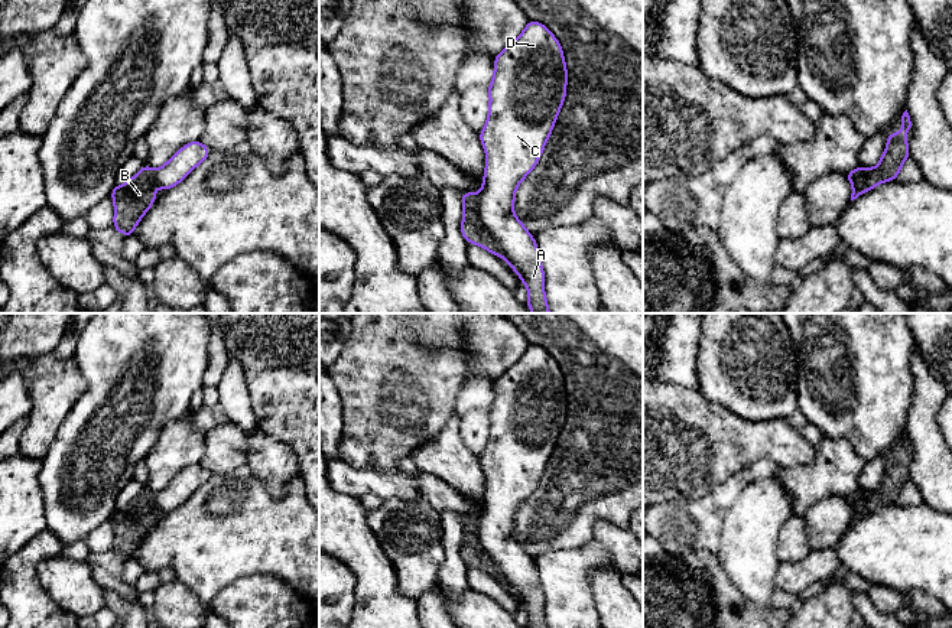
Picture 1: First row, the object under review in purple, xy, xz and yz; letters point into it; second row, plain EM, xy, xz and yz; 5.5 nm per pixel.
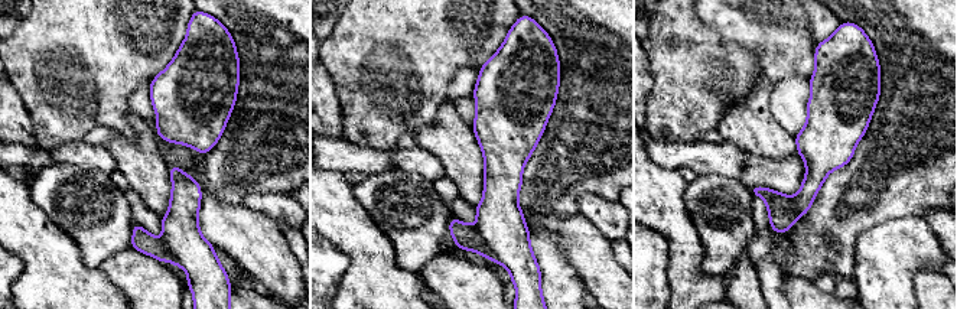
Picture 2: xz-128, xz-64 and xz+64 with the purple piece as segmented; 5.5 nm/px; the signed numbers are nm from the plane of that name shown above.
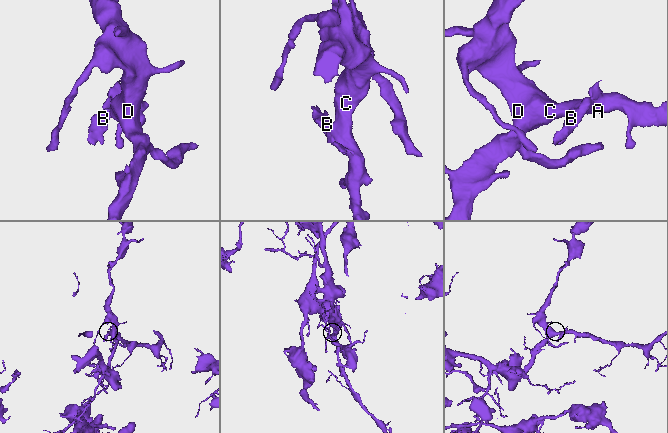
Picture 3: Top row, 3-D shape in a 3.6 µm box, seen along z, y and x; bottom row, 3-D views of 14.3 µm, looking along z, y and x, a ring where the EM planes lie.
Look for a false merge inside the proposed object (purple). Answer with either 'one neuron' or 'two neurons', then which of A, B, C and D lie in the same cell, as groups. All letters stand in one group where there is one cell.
two neurons; groups A C D / B

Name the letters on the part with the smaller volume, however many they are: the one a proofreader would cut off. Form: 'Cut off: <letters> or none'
Cut off: B

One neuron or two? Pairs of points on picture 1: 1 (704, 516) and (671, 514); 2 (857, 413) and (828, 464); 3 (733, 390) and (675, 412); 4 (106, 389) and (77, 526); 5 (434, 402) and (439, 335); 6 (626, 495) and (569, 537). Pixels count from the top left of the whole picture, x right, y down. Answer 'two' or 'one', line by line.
1: one
2: two
3: two
4: one
5: two
6: one

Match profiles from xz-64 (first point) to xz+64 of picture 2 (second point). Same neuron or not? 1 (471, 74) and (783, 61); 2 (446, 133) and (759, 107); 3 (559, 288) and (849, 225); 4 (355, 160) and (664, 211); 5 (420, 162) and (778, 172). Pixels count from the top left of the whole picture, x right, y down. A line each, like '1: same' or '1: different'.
1: same
2: same
3: different
4: different
5: same

